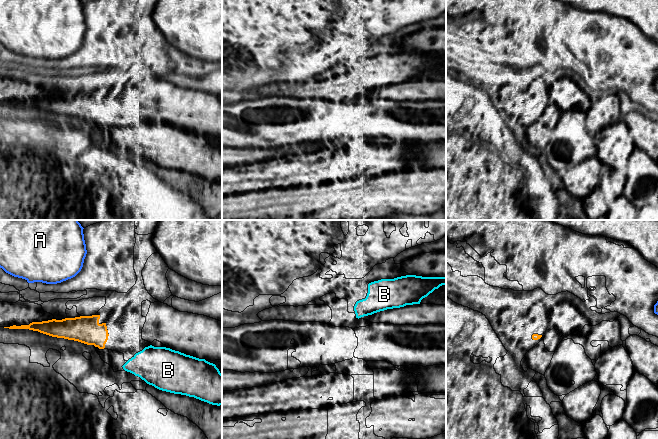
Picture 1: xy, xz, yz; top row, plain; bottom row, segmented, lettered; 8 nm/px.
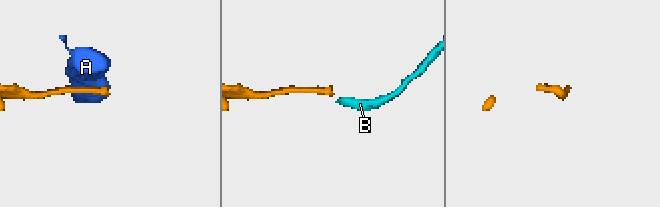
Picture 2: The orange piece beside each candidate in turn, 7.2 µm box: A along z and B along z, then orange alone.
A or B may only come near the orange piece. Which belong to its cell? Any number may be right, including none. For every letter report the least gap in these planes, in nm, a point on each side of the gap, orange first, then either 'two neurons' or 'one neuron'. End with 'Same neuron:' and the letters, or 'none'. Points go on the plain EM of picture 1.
A: 280 nm | xy (52, 95), (52, 59) | two neurons
B: 200 nm | xy (104, 123), (123, 141) | two neurons
Same neuron: none

